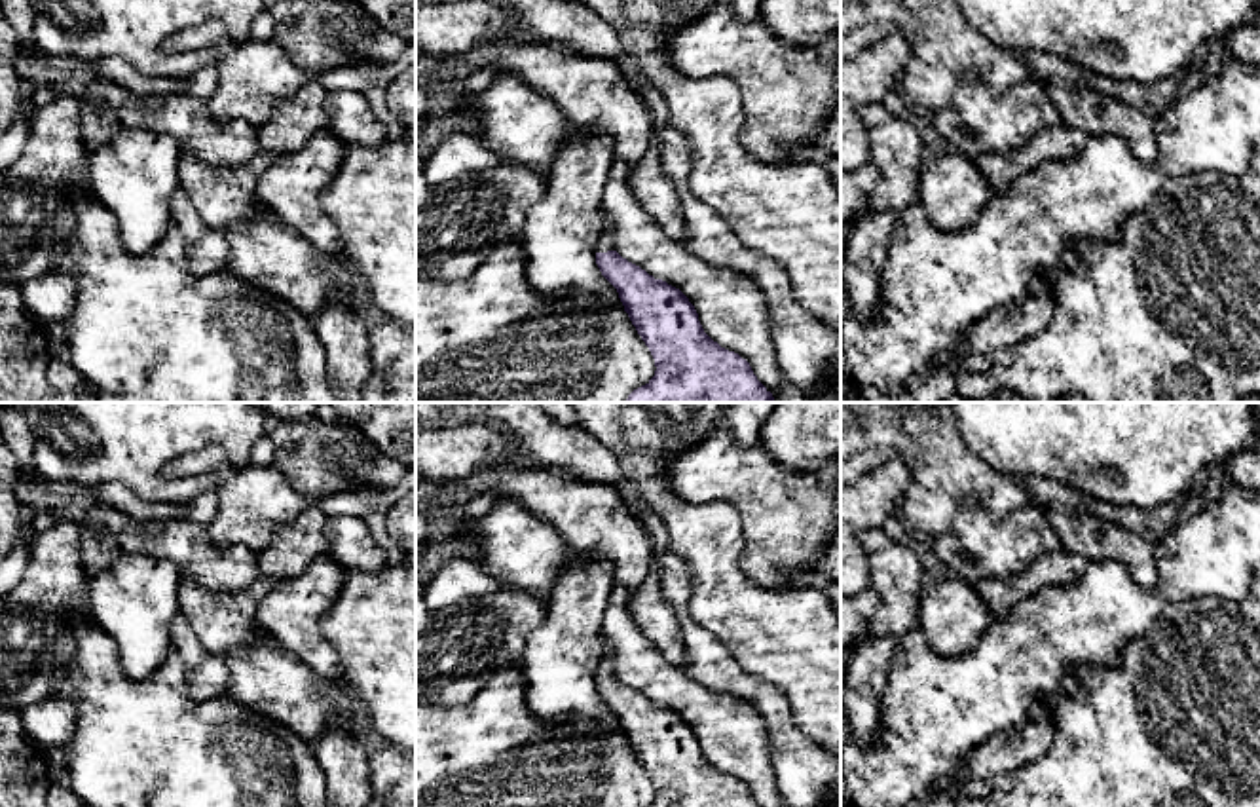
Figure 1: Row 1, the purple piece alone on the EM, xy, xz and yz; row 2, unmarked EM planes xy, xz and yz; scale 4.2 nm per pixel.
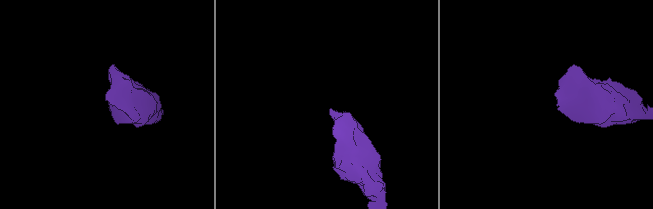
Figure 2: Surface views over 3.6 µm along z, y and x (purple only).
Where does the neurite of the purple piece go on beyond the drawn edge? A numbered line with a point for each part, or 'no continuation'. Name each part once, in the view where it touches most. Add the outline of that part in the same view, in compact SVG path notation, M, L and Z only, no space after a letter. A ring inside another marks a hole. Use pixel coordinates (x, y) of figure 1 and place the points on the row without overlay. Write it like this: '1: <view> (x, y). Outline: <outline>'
1: xz (606, 667). Outline: M605 640L605 649L596 670L596 678L607 678L607 676L615 676L615 653L613 646Z

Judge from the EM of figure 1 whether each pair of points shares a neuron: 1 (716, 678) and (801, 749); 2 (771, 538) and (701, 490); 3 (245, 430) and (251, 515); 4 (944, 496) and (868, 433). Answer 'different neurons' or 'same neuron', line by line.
1: same neuron
2: same neuron
3: different neurons
4: same neuron

